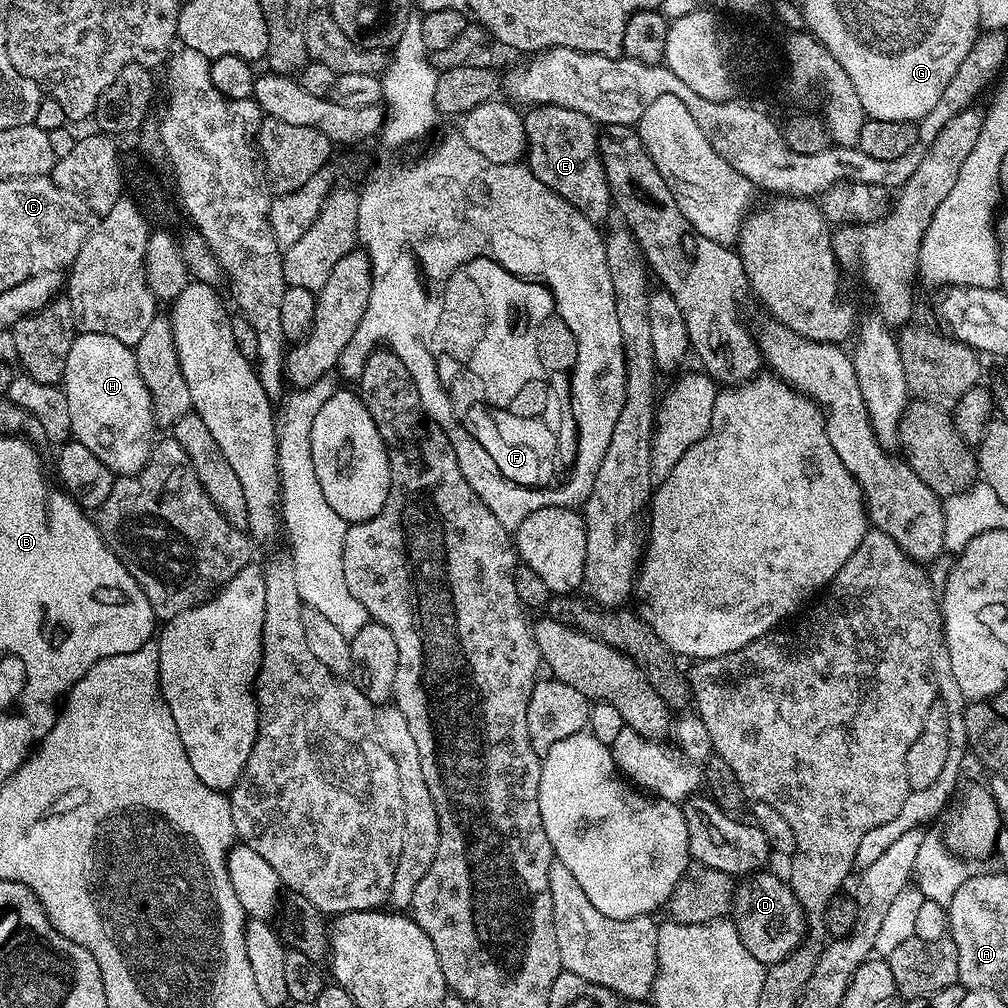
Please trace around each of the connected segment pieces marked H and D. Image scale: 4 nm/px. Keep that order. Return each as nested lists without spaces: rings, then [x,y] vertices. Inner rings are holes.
[[[80,332],[70,346],[70,355],[66,358],[66,374],[62,381],[66,402],[70,405],[70,426],[72,436],[87,446],[117,477],[133,476],[146,466],[152,448],[158,441],[158,425],[152,409],[150,390],[138,374],[138,362],[135,351],[129,345],[110,338],[110,334]]]
[[[768,871],[753,872],[737,883],[730,913],[730,919],[742,938],[742,946],[746,946],[746,950],[750,950],[750,954],[754,954],[754,958],[758,958],[758,962],[762,962],[765,966],[782,962],[782,958],[786,958],[806,940],[806,917],[798,898],[792,893],[791,883],[784,881],[783,884],[774,873]]]

